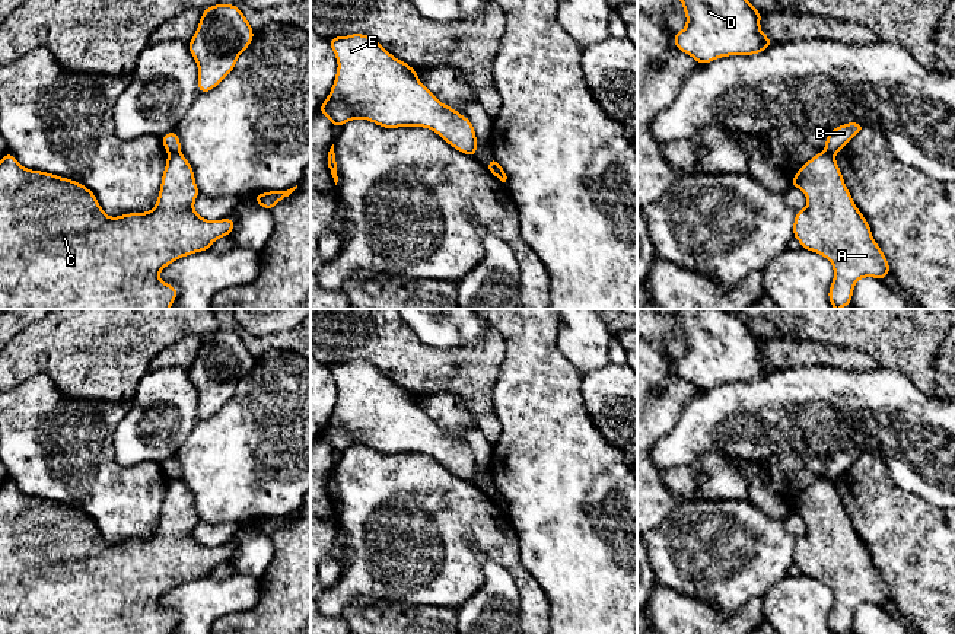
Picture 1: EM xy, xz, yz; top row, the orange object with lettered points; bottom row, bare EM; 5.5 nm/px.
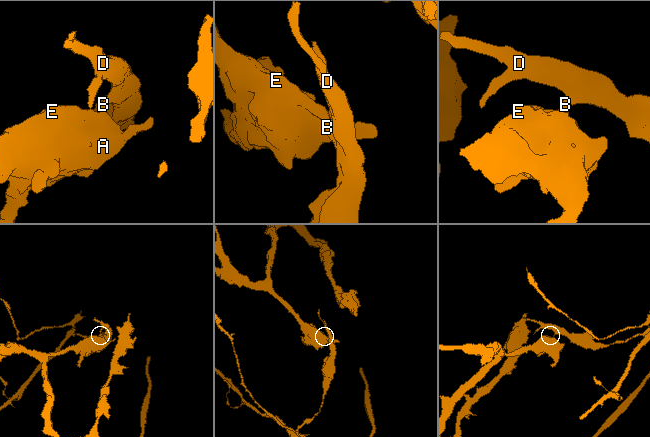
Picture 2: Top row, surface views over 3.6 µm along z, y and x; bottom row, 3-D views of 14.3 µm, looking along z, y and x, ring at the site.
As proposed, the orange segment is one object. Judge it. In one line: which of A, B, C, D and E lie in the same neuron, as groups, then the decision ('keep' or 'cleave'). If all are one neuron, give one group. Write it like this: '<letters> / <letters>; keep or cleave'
A C E / B D; cleave

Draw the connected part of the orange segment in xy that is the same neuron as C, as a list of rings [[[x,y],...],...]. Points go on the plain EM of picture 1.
[[[7,478],[0,487],[0,634],[171,634],[178,617],[172,611],[160,608],[160,596],[185,582],[208,577],[216,565],[229,563],[235,554],[235,547],[230,544],[214,548],[200,544],[194,536],[194,526],[198,522],[200,517],[190,488],[181,480],[168,480],[155,535],[147,539],[108,544],[95,520],[80,509],[42,497],[26,496]]]

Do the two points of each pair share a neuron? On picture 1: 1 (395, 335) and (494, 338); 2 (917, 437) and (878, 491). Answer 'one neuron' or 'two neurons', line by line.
1: one neuron
2: two neurons

